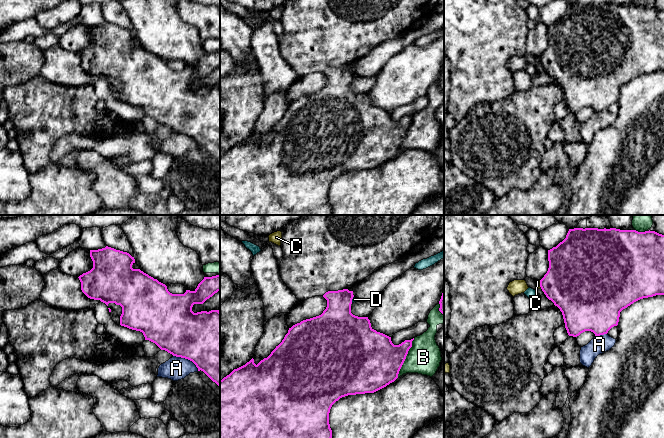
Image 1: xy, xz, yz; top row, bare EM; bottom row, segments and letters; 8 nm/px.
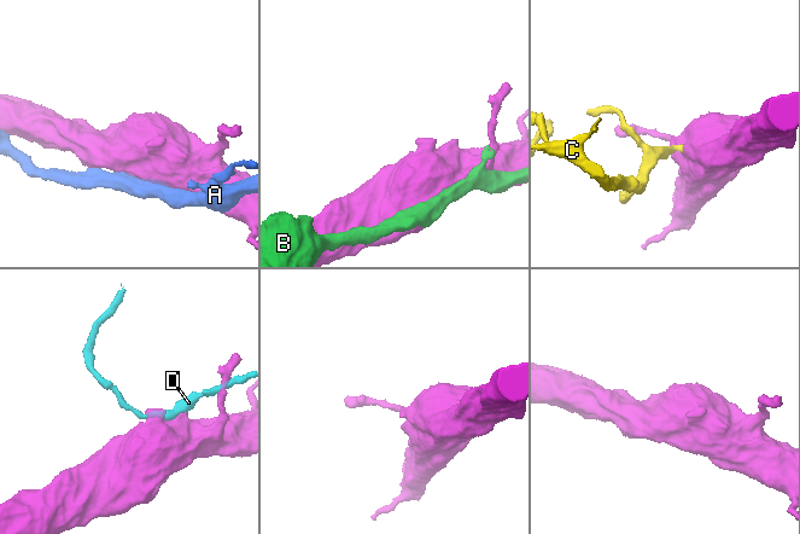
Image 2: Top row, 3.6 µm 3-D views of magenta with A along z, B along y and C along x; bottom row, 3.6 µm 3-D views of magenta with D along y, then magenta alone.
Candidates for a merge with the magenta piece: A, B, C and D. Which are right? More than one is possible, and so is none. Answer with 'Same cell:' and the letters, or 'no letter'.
Same cell: C

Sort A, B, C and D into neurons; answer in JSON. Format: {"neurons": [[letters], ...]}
{"neurons": [["A"], ["B"], ["C"], ["D"]]}

